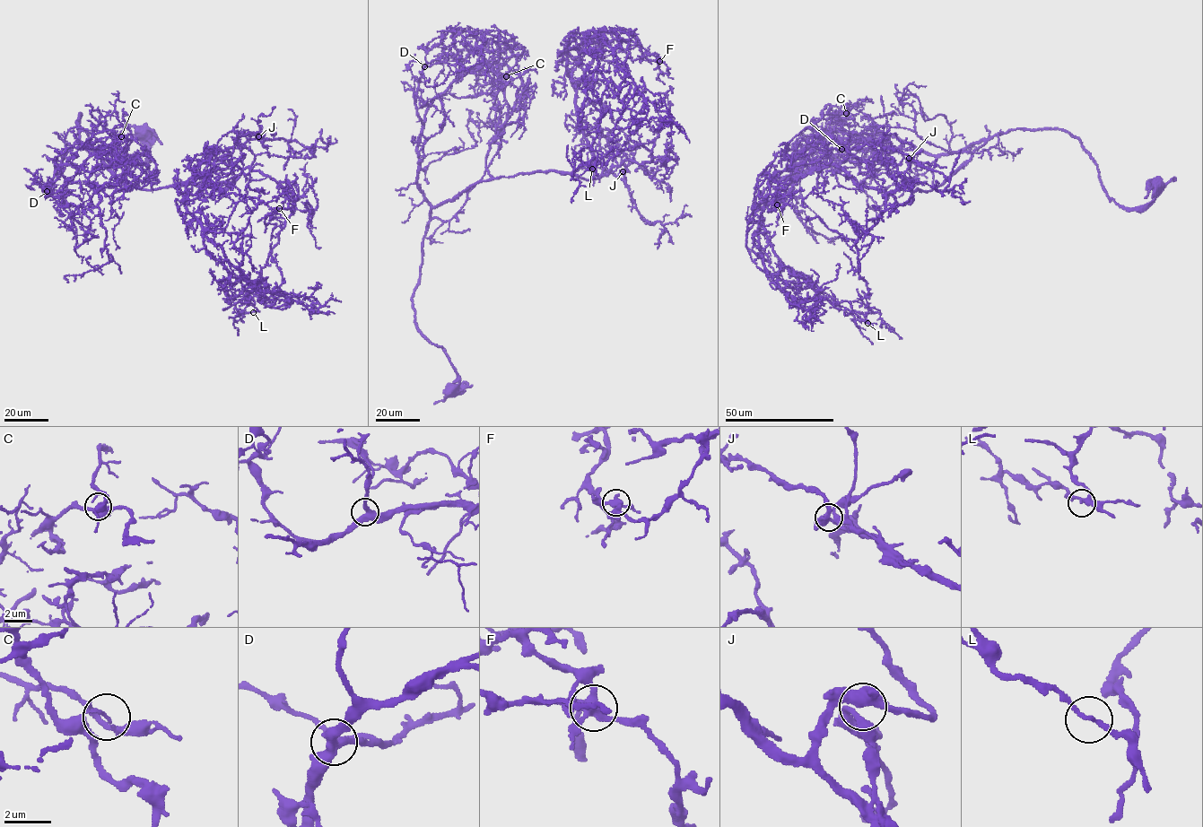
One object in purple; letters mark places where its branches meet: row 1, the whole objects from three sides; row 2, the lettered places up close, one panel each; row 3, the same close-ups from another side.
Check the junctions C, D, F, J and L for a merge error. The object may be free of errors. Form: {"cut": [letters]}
{"cut": ["C"]}

